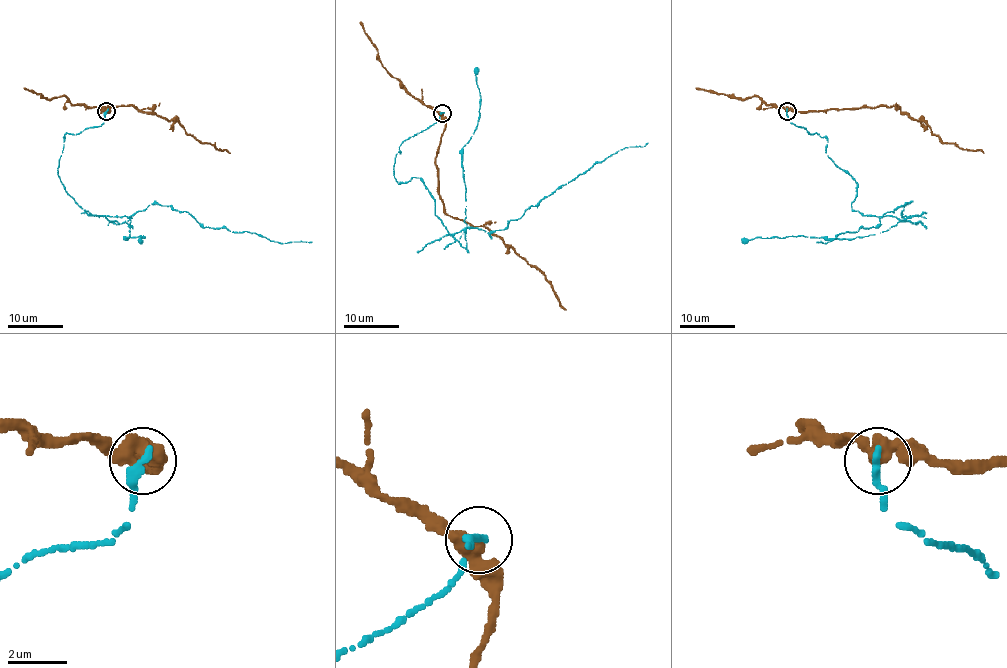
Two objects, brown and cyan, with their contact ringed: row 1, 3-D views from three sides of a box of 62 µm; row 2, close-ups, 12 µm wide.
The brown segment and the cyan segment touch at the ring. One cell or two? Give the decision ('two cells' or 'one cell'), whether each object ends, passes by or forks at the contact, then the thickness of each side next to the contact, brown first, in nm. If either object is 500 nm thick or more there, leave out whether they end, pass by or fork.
two cells; brown passes by; cyan ends there; 400 nm thick on the brown side, 380 nm on the other

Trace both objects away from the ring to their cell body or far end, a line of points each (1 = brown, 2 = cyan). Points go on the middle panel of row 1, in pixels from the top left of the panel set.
1: (442, 113), (446, 125), (435, 167), (438, 195), (443, 210), (474, 226), (489, 229), (539, 270), (566, 309)
2: (442, 113), (399, 146), (394, 177), (421, 181), (452, 236), (467, 228), (504, 229), (593, 166), (648, 142)

